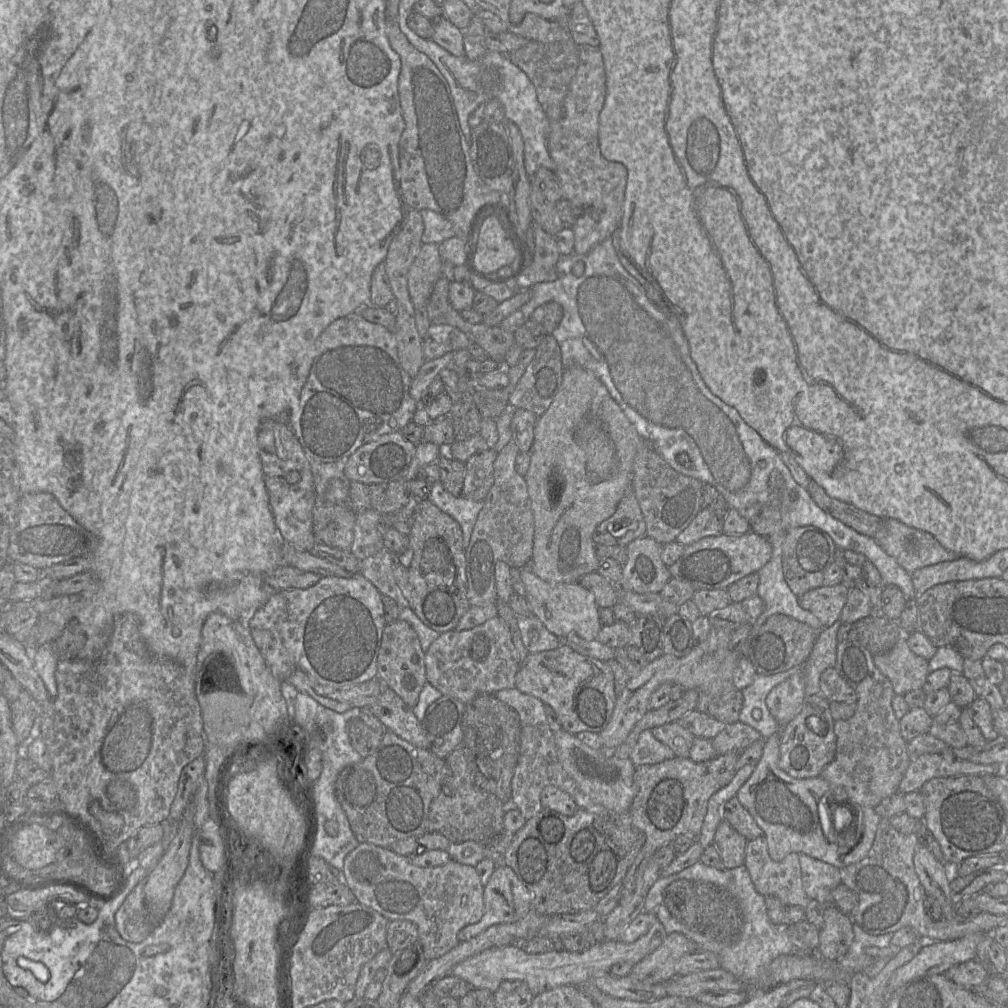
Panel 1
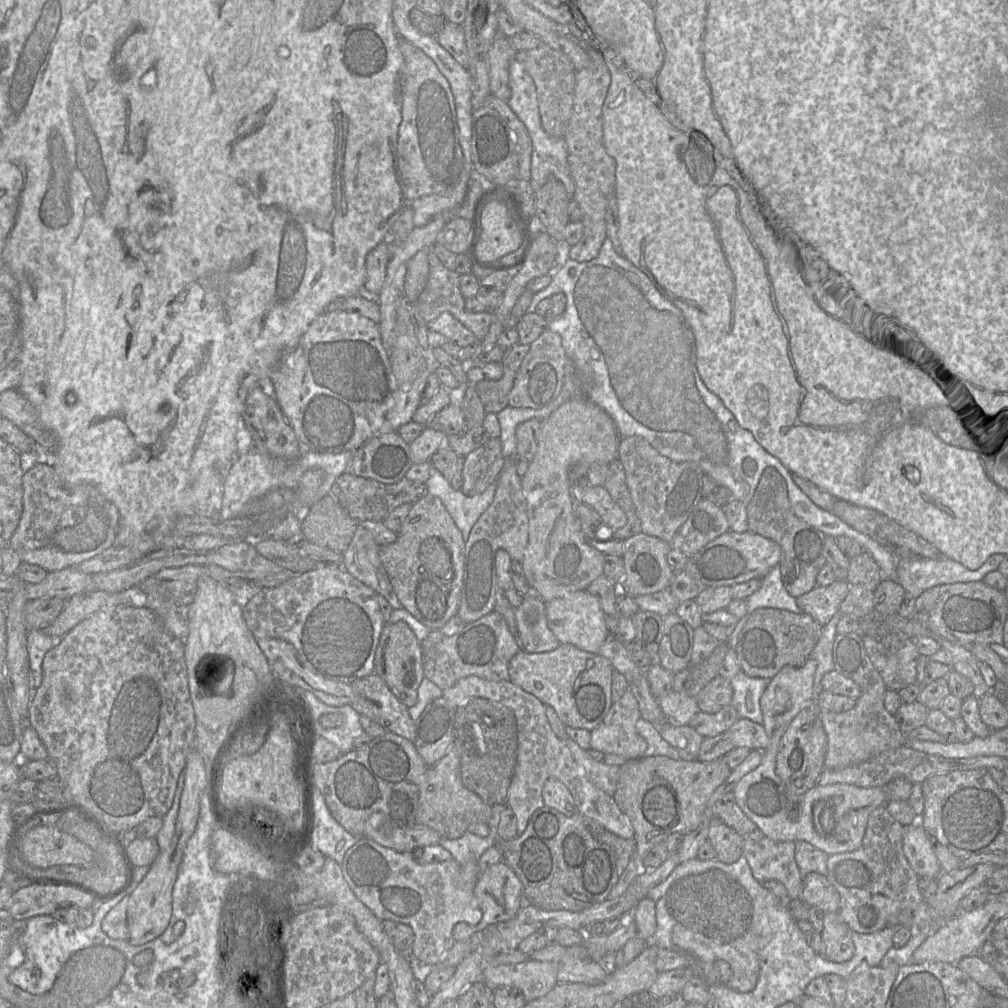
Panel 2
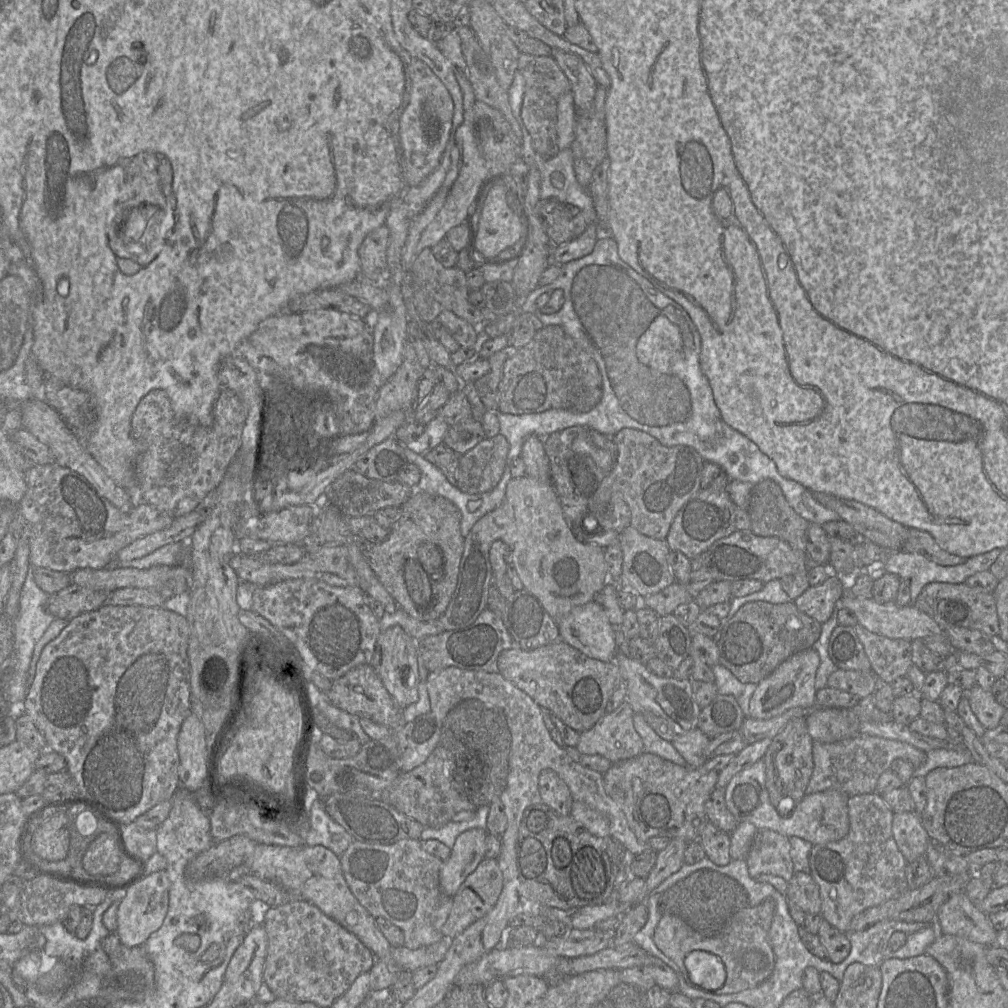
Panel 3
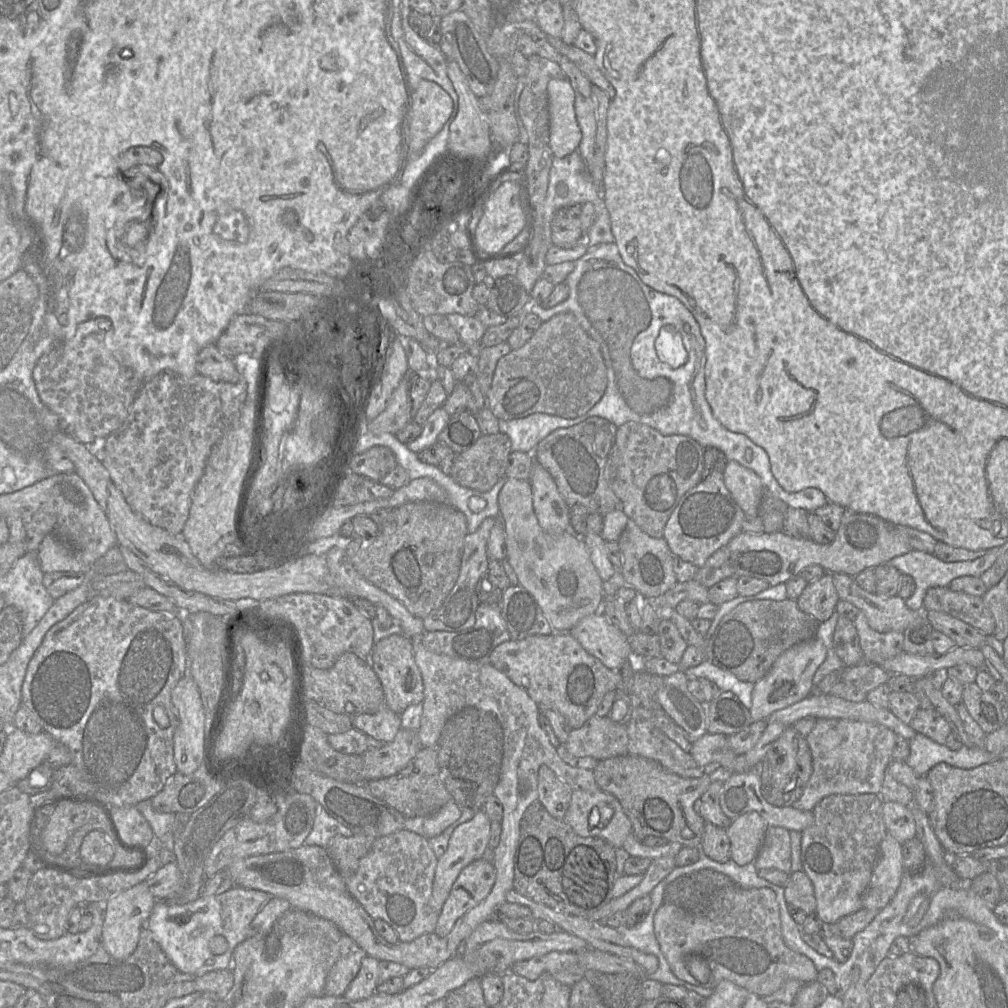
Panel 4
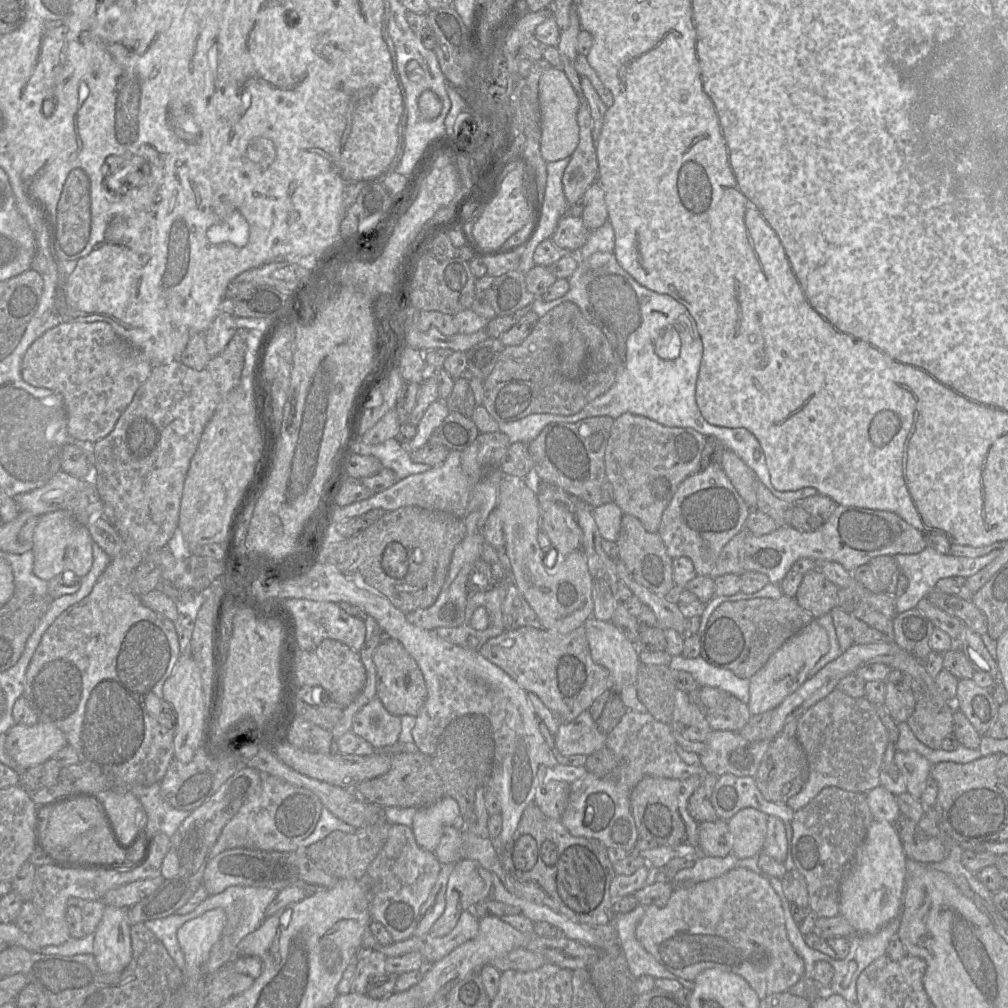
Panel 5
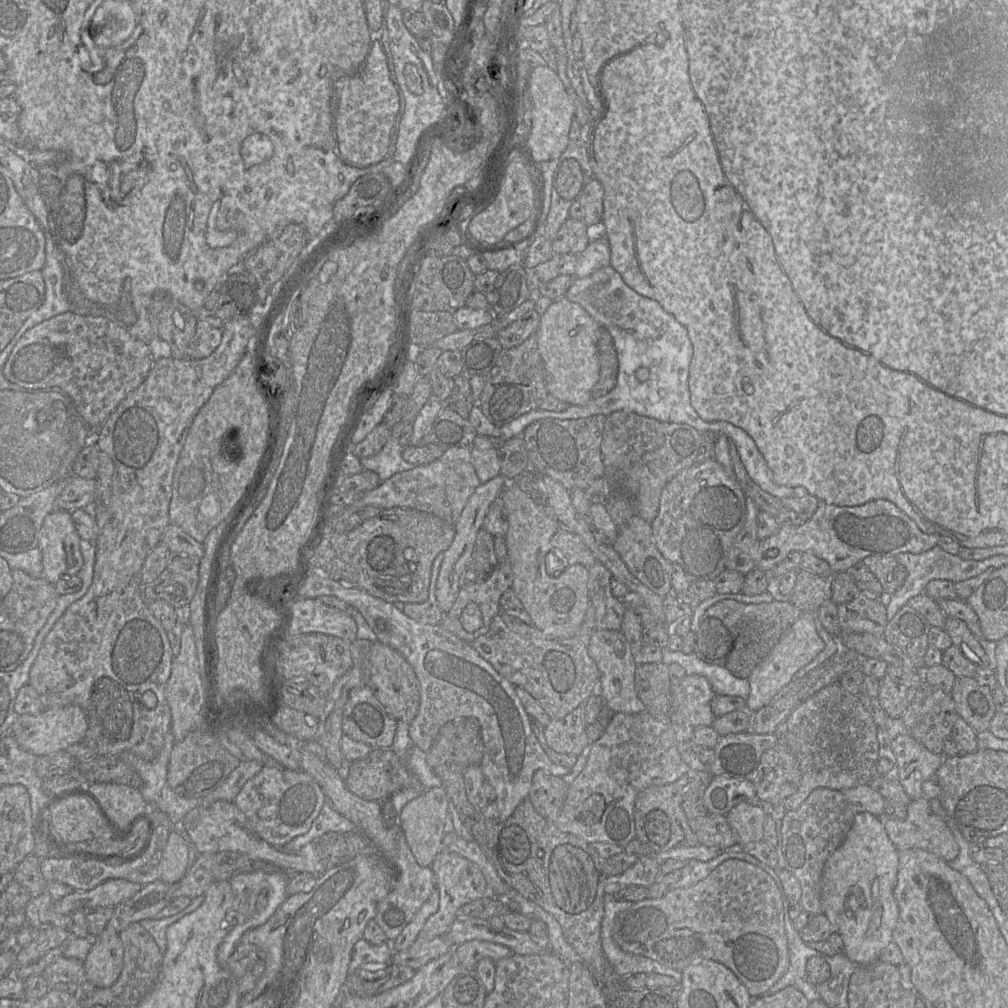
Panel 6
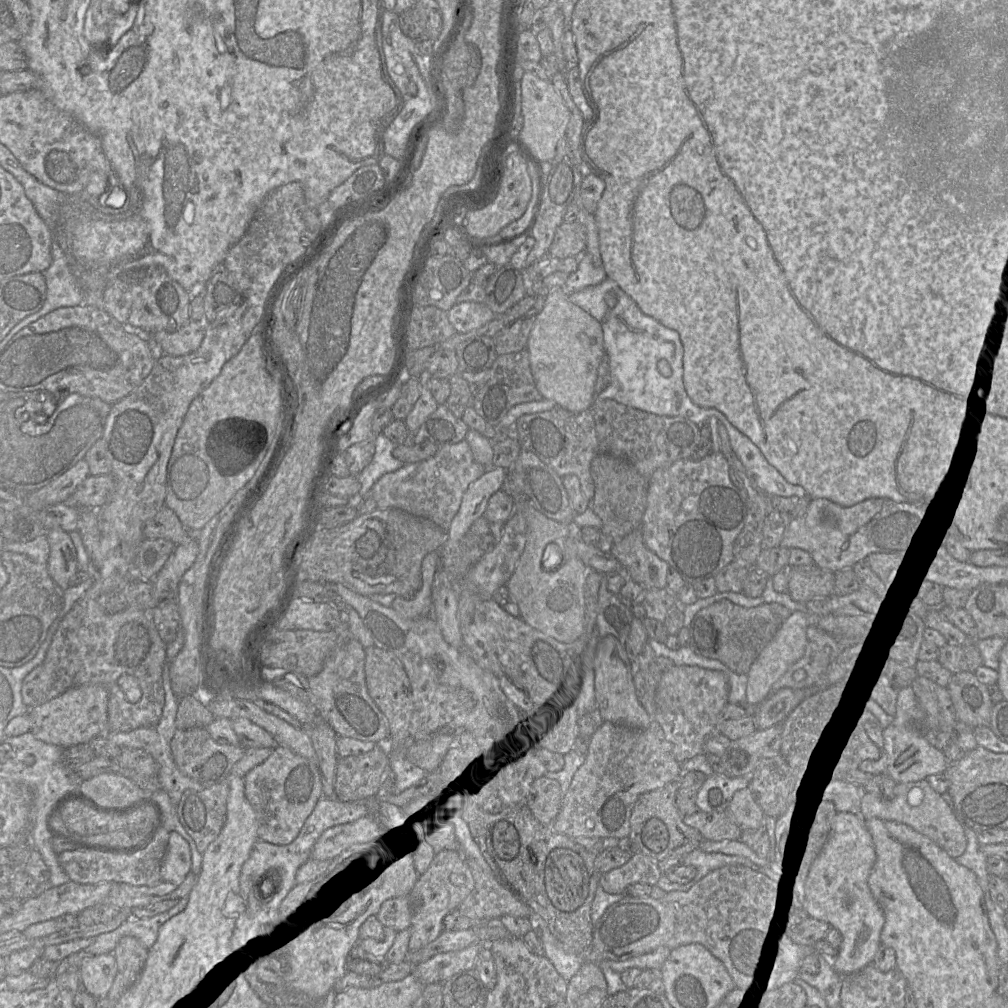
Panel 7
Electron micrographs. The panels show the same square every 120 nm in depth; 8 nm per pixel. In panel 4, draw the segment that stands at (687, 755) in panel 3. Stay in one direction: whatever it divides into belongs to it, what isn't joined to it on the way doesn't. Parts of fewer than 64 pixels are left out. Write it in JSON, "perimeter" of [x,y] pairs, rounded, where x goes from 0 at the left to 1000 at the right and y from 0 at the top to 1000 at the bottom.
{"perimeter":[[[700,727],[687,737],[684,746],[693,760],[709,756],[714,758],[717,770],[744,764],[738,748],[731,749],[723,741],[722,730]]]}

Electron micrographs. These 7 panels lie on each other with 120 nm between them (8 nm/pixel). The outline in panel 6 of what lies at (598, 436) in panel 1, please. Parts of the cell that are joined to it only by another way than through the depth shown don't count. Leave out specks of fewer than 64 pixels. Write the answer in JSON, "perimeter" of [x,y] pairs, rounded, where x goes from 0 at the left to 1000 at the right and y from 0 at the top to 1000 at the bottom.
{"perimeter":[[[508,477],[502,480],[496,493],[504,514],[501,537],[503,555],[509,567],[507,584],[526,610],[529,621],[542,630],[567,632],[575,623],[585,600],[583,563],[576,560],[558,559],[554,562],[554,556],[551,556],[550,563],[547,563],[550,569],[546,569],[543,566],[542,551],[545,547],[549,548],[547,534],[558,522],[543,504],[532,499]]]}

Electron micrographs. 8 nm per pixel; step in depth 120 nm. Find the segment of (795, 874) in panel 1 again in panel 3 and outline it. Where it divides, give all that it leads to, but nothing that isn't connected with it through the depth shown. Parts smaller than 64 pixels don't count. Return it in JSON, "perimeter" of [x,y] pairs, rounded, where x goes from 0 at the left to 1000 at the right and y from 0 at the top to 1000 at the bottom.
{"perimeter":[[[752,823],[739,853],[743,868],[748,872],[755,867],[766,867],[783,875],[789,866],[783,830],[767,823]]]}

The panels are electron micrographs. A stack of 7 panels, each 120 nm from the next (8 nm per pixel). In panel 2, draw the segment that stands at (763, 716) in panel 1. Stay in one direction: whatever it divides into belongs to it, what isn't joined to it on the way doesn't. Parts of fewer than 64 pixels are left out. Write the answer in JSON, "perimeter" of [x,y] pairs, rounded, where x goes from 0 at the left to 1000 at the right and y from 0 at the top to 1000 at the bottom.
{"perimeter":[[[736,666],[724,675],[727,683],[725,699],[730,703],[733,712],[741,712],[752,718],[757,718],[754,693],[764,675],[743,672]]]}

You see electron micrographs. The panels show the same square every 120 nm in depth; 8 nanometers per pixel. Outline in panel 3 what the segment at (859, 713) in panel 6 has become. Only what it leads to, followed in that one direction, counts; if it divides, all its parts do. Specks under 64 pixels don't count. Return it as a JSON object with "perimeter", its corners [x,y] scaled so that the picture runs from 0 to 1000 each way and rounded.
{"perimeter":[[[850,728],[849,730],[826,737],[807,736],[808,764],[800,782],[800,788],[829,784],[842,791],[867,787],[872,771],[889,753],[896,753],[906,759],[914,760],[919,754],[919,747],[901,737]]]}

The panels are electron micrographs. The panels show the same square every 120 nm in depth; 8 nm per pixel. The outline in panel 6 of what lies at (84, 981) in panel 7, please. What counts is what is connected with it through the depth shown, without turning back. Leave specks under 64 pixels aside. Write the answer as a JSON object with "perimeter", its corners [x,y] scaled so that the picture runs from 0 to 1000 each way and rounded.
{"perimeter":[[[106,921],[91,931],[90,941],[82,953],[85,968],[94,978],[106,980],[114,975],[122,960],[122,936],[115,924]]]}

